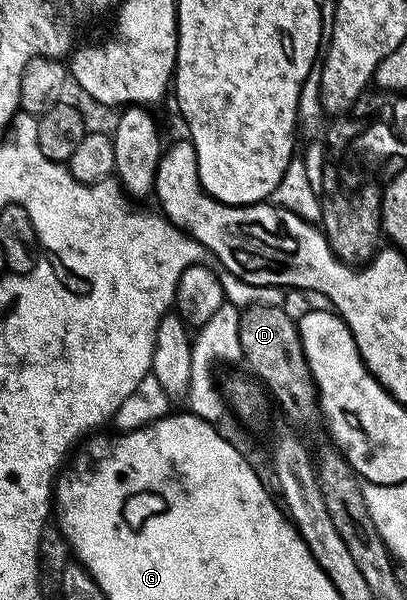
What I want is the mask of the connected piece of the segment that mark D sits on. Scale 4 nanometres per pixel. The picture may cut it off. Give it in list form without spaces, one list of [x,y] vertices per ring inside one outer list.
[[[255,304],[240,312],[239,330],[242,360],[247,361],[252,369],[250,372],[266,386],[270,396],[272,393],[279,400],[288,419],[295,425],[320,424],[319,393],[315,390],[315,380],[311,378],[296,321],[285,315],[282,305]]]

